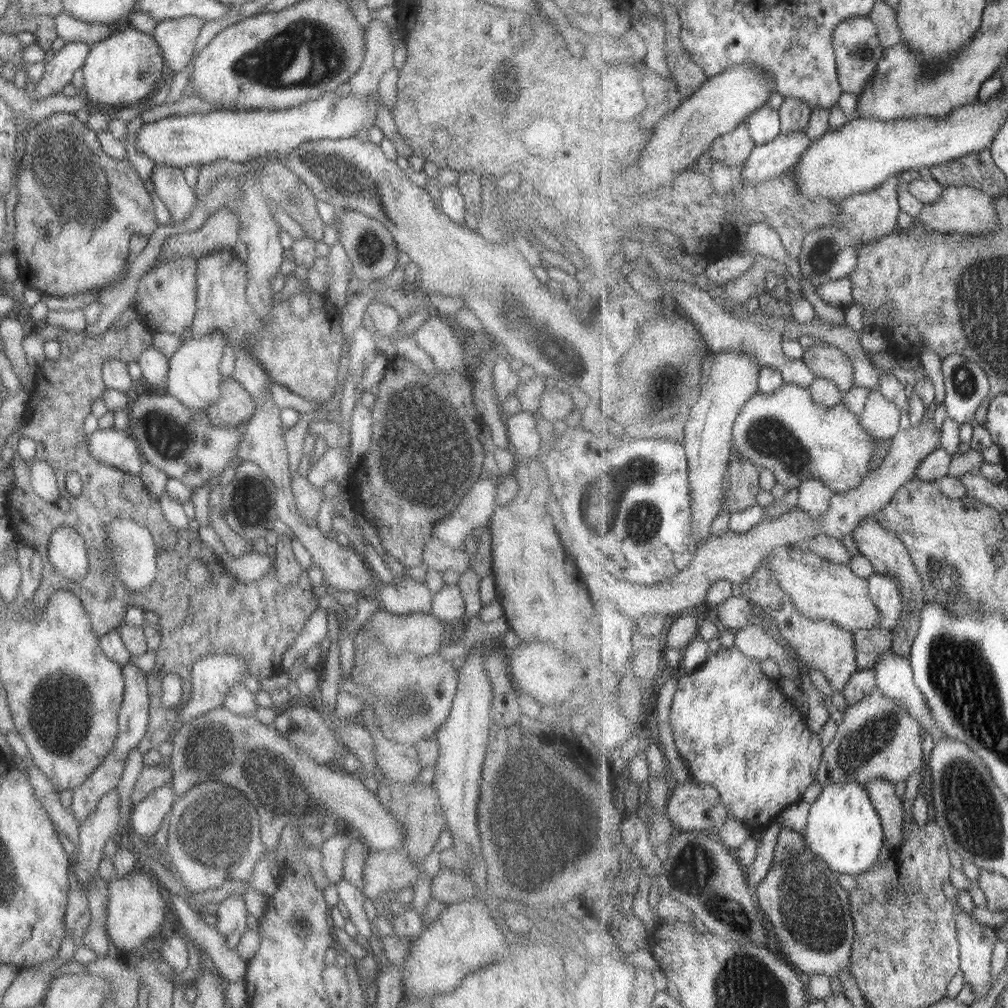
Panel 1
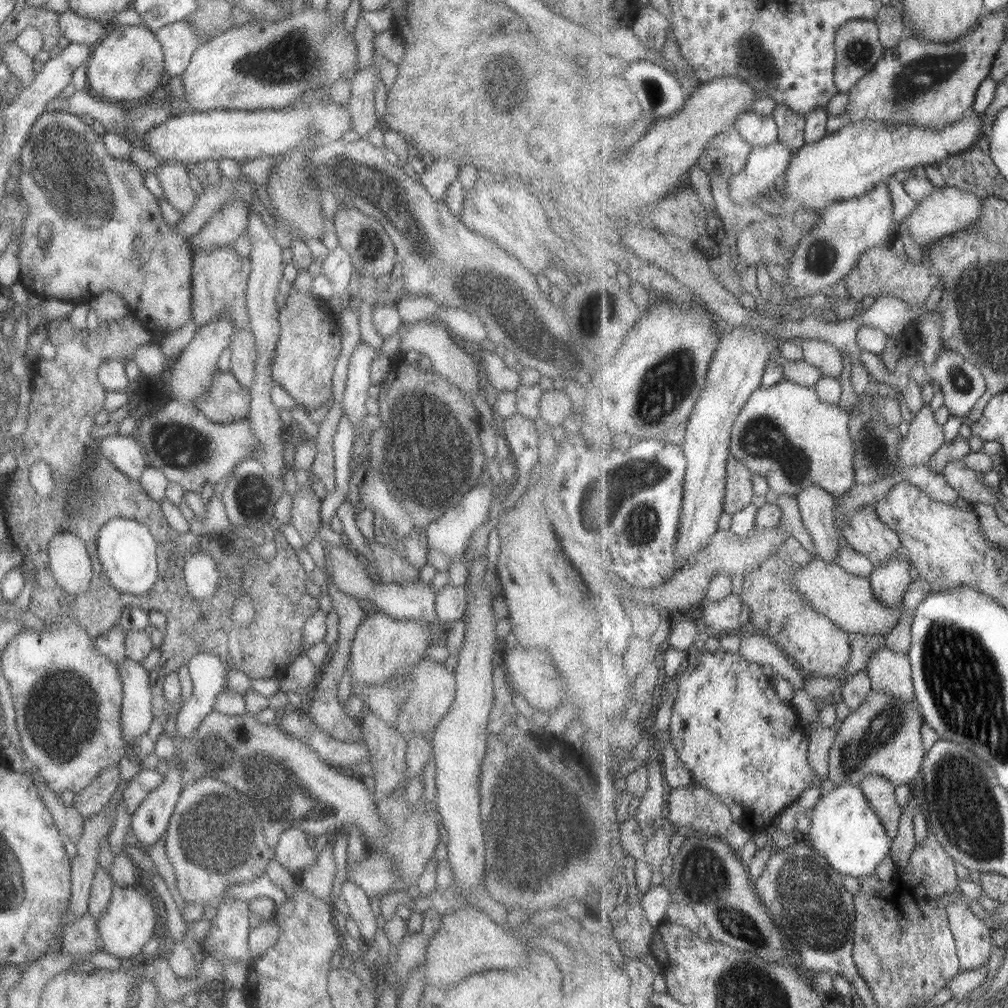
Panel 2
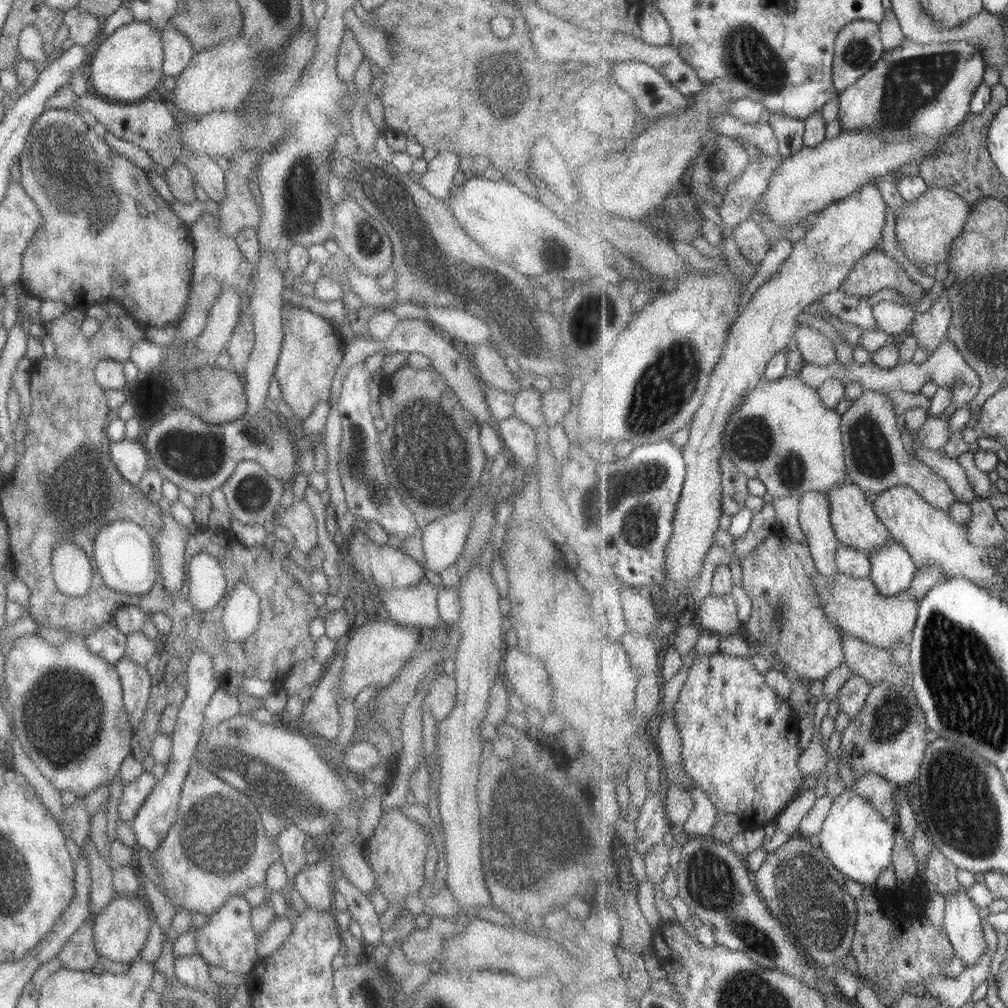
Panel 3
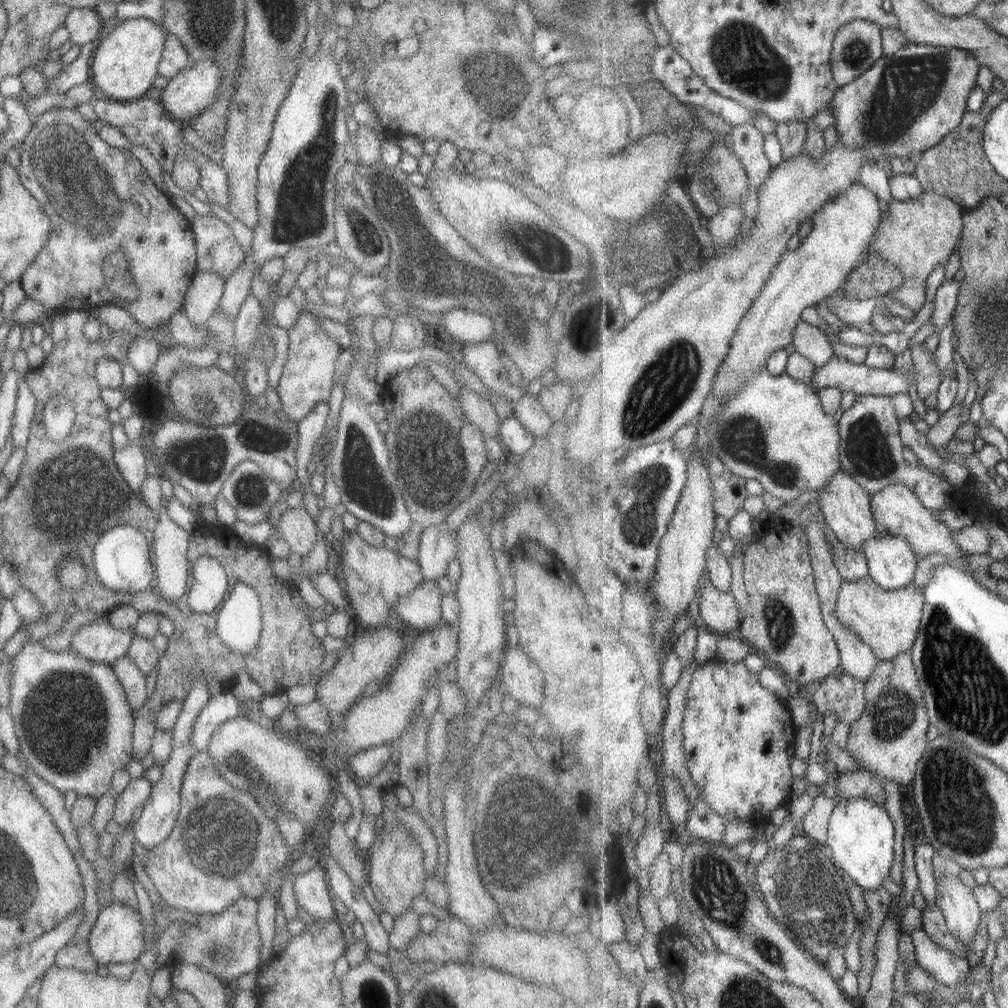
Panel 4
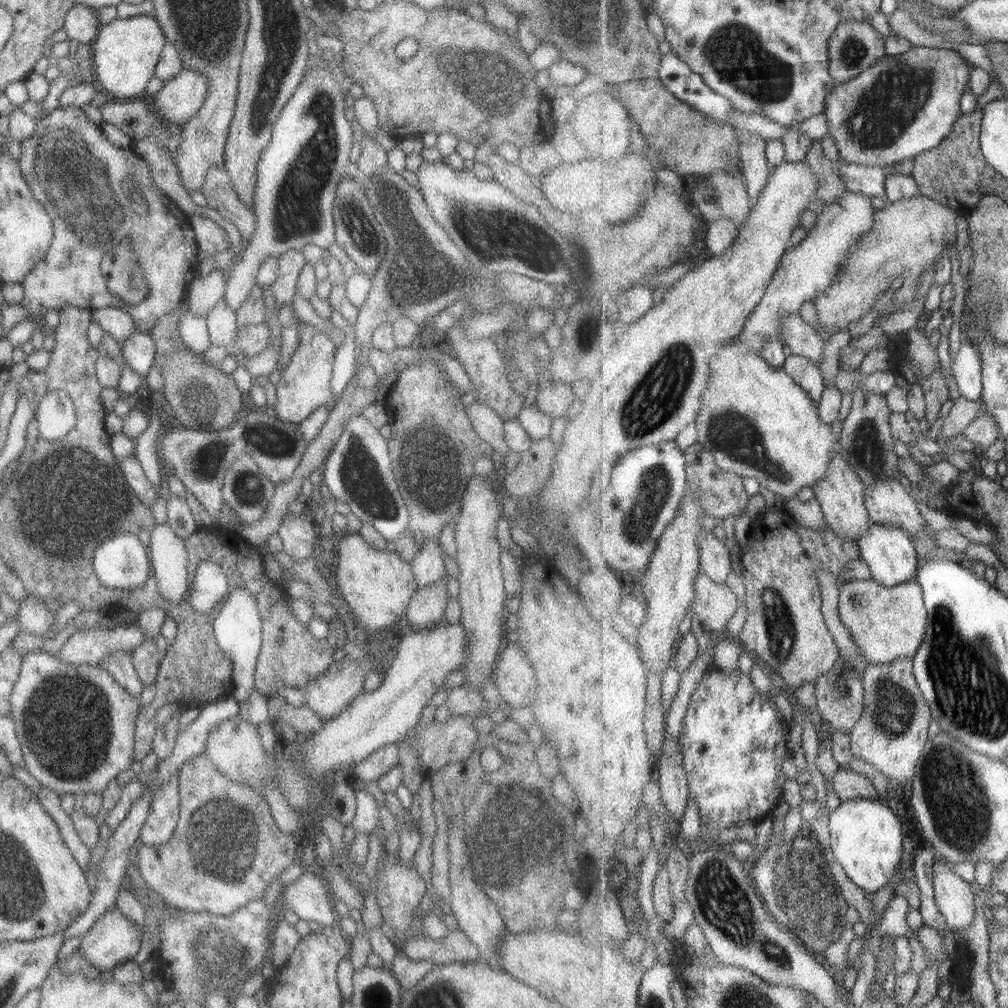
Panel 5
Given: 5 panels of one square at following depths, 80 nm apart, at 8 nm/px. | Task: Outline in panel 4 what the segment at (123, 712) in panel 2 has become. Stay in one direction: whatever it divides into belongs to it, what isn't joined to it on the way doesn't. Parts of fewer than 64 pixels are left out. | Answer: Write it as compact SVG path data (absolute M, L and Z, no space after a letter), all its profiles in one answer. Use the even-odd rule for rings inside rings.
M125 655L110 664L113 674L123 687L133 712L139 710L146 699L145 676Z

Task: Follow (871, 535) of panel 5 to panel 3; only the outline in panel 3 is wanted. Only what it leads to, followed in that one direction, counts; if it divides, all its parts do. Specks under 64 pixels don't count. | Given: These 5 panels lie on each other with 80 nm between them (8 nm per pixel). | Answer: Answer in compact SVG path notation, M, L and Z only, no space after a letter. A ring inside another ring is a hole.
M895 540L870 554L870 579L884 595L896 595L910 590L918 566L907 547Z

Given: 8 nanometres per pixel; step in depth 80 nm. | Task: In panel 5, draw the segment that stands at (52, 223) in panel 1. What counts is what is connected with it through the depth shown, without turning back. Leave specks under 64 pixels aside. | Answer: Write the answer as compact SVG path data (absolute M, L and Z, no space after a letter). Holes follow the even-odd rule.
M58 107L38 120L34 134L20 140L21 154L18 167L33 196L43 205L52 220L52 239L41 260L33 266L20 282L22 301L20 305L29 318L40 321L47 310L71 305L82 309L123 308L131 317L135 331L148 333L153 322L164 314L171 314L183 302L188 284L195 276L198 265L196 242L191 230L188 215L179 210L154 184L147 165L130 149L113 146L107 141L98 127L96 118L85 113L82 108ZM126 180L133 181L148 210L139 214L130 208L129 199L123 191ZM121 238L129 239L140 268L143 280L148 284L148 293L135 305L123 304L106 287L100 260L111 245Z

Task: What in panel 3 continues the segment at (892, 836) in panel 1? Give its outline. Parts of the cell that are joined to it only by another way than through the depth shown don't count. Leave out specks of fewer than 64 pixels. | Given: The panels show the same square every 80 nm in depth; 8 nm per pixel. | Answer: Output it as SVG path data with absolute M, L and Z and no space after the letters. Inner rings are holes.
M865 773L863 776L858 776L854 785L849 787L852 787L855 792L871 801L891 824L896 824L896 822L899 824L899 818L898 821L895 820L895 814L893 813L893 808L895 808L895 800L893 800L895 787L893 787L891 781L875 773Z

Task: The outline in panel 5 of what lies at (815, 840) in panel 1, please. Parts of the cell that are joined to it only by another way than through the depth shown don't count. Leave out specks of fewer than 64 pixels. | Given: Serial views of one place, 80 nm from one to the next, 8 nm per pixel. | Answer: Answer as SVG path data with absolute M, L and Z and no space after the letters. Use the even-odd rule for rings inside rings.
M865 798L842 801L830 814L831 851L847 877L865 893L879 892L897 874L903 861L903 826L891 808Z

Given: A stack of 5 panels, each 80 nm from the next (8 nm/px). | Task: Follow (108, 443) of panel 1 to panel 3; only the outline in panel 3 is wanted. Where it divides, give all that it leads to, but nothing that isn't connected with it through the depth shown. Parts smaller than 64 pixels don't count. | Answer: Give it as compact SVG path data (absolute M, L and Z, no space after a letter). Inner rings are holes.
M123 439L110 441L108 451L115 470L135 487L141 475L150 467L146 450L136 441Z

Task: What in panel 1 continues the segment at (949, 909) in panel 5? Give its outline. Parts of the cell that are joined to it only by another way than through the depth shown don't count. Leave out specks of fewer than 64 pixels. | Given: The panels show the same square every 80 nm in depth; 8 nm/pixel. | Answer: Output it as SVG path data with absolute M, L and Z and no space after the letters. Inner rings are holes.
M958 908L957 921L962 973L976 996L974 1001L978 1001L991 990L991 960L997 932L975 920L963 908Z

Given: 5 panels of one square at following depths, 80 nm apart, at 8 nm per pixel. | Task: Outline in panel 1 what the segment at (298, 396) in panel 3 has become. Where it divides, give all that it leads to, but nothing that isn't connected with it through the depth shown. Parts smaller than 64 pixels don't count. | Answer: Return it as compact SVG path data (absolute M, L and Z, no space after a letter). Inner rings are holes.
M219 249L218 251L213 251L212 253L209 253L208 255L199 257L196 259L196 269L195 269L195 314L192 318L191 326L189 327L189 334L193 338L199 338L201 335L206 335L207 333L210 333L211 331L219 331L223 336L223 342L225 344L227 341L229 341L229 346L231 346L234 353L239 352L239 350L244 350L249 352L251 354L251 358L255 358L255 362L261 366L262 370L265 372L266 376L272 381L272 383L279 384L280 386L283 386L285 389L289 390L292 394L295 394L296 396L299 396L309 403L325 403L329 401L329 397L331 397L334 393L334 388L336 386L336 372L339 365L339 358L341 354L341 345L342 345L342 332L340 329L340 320L339 320L339 310L330 303L330 301L327 301L325 299L325 295L321 294L319 292L313 291L309 285L305 282L305 279L303 281L299 281L295 279L293 274L285 275L284 285L283 288L280 290L279 294L275 294L273 296L272 301L272 307L271 310L268 310L268 316L255 316L254 309L250 307L249 304L247 304L246 301L246 262L240 261L239 259L236 259L232 252L229 249ZM301 291L303 291L303 294L307 296L307 300L310 304L310 312L309 312L309 318L303 319L303 318L297 318L294 317L289 312L289 306L287 306L287 303L285 302L285 298L289 296L292 292L297 292L299 294ZM281 298L281 302L278 304L276 302L277 299Z

